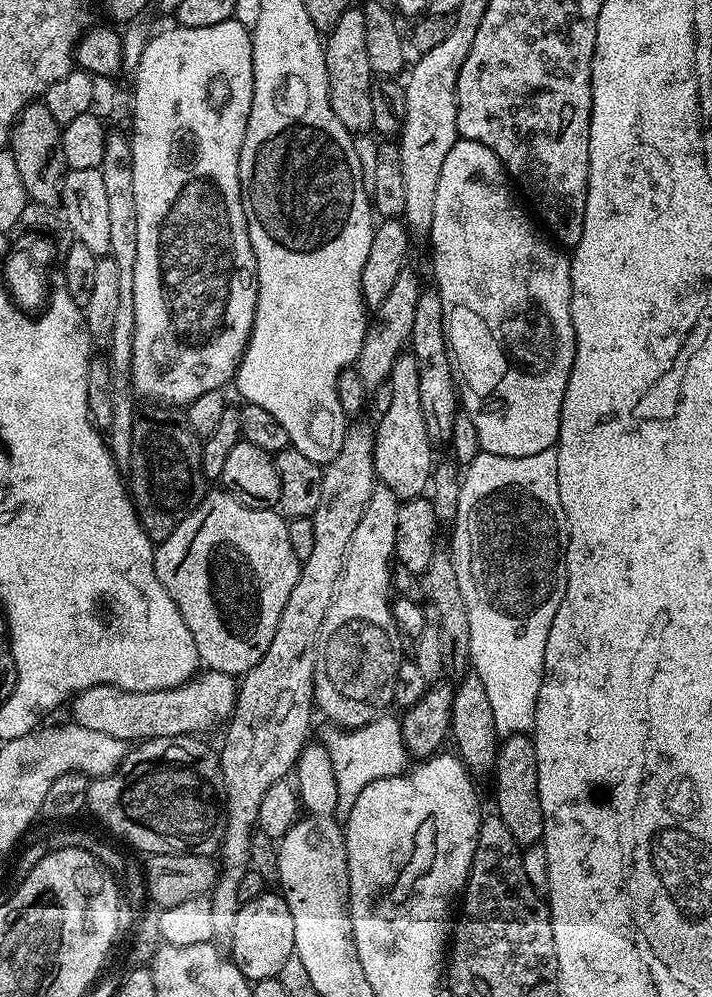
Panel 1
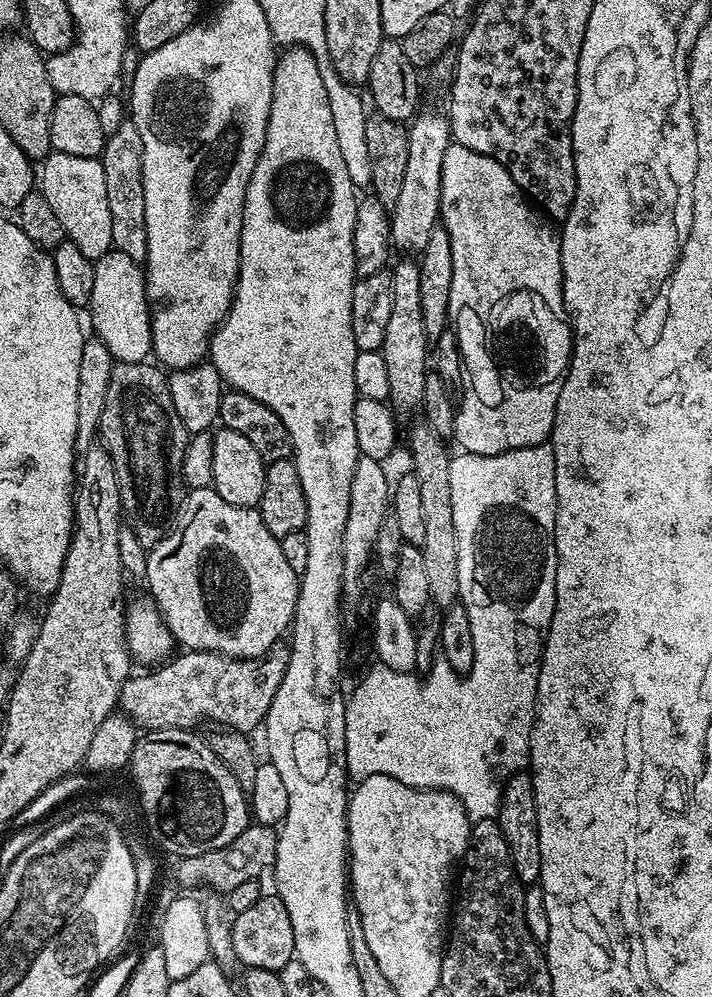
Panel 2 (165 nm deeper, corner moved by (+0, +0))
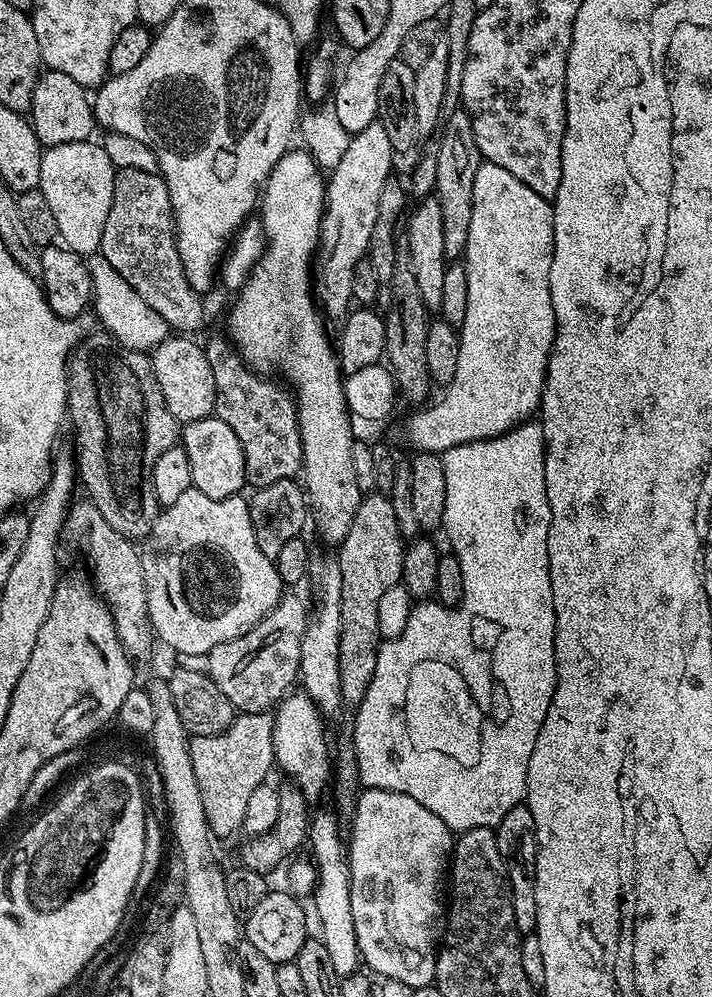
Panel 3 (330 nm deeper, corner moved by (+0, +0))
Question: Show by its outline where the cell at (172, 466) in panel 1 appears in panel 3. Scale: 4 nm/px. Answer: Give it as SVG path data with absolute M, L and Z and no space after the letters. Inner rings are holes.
M96 330L85 336L75 348L72 349L72 355L68 358L68 410L67 419L72 420L72 428L76 431L76 448L74 447L75 462L78 469L78 480L88 491L87 499L102 514L102 518L106 518L106 522L114 530L118 530L118 534L122 534L122 538L133 542L143 541L152 533L152 527L157 516L162 511L162 506L158 502L154 494L154 482L152 481L152 471L154 470L154 462L158 462L158 458L162 458L162 454L166 454L166 450L177 447L178 444L178 421L174 418L174 414L170 414L170 410L166 410L166 402L162 398L162 390L158 386L158 382L152 373L152 361L143 352L135 352L132 349L121 348L118 341L112 335L104 330Z

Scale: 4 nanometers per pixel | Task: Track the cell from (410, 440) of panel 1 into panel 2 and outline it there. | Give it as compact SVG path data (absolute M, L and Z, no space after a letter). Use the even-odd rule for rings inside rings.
M400 258L395 264L396 261L390 268L394 310L390 310L382 353L390 380L388 400L391 407L403 417L402 415L410 415L415 408L417 411L422 405L422 390L426 390L426 378L430 368L430 341L426 326L422 326L422 301L418 286L419 263L412 258Z

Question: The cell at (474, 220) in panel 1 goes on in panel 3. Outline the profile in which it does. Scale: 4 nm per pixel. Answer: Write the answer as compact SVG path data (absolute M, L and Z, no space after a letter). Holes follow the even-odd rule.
M482 162L482 163L480 163L480 165L479 165L479 166L478 166L478 174L474 174L474 190L473 190L473 191L472 191L472 209L471 209L471 210L470 210L470 234L469 234L469 235L468 235L468 237L467 237L467 238L466 238L466 246L465 246L465 247L464 247L464 254L463 254L463 257L462 257L462 263L463 263L463 266L464 266L464 269L465 269L465 270L466 270L466 318L465 318L465 319L464 319L464 320L463 320L463 321L462 321L462 323L461 323L461 324L460 324L460 325L459 325L459 326L458 326L458 331L459 331L459 333L460 333L460 349L459 349L459 350L458 350L458 370L454 370L454 378L453 378L453 379L452 379L452 381L451 381L451 382L450 382L450 383L449 383L449 384L448 384L448 385L446 385L446 387L445 387L445 388L444 388L444 389L443 389L443 392L444 392L444 397L442 397L442 398L441 398L441 400L440 400L440 401L438 401L438 402L437 402L437 404L436 404L436 405L434 405L434 406L433 406L433 408L428 408L428 407L425 407L425 408L424 408L424 409L423 409L423 410L420 410L420 411L424 411L424 410L425 410L425 412L420 412L420 413L418 413L418 414L417 414L417 416L412 416L412 417L410 417L410 418L409 418L409 420L408 420L408 421L406 421L406 422L405 422L405 424L404 424L404 436L405 436L405 438L406 438L406 439L408 439L408 444L409 444L409 446L410 446L410 447L412 447L412 450L415 450L415 451L416 451L416 452L435 452L435 453L437 453L437 454L443 454L443 453L444 453L444 452L445 452L445 451L446 451L446 450L450 450L450 449L451 449L451 448L453 448L453 447L454 447L454 446L462 446L462 445L463 445L463 444L469 444L469 443L470 443L470 442L478 442L478 441L479 441L479 440L489 440L489 439L490 439L490 438L494 438L494 437L495 437L495 436L501 436L501 434L503 434L503 432L509 432L509 431L510 431L510 430L511 430L511 429L512 429L512 428L515 428L515 427L516 427L516 425L518 425L518 424L522 424L522 423L525 423L525 422L528 422L528 421L531 421L531 420L532 420L532 419L533 419L533 417L535 417L535 416L536 416L536 415L537 415L537 412L538 412L538 409L539 409L539 406L540 406L540 396L541 396L541 394L543 394L543 393L544 393L544 379L545 379L545 378L546 378L546 370L547 370L547 369L548 369L548 355L550 355L550 354L551 354L551 353L552 353L552 339L554 339L554 338L555 338L555 337L556 337L556 319L555 319L555 318L554 318L554 306L553 306L553 305L552 305L552 303L551 303L551 302L550 302L550 262L551 262L551 261L552 261L552 255L553 255L553 254L554 254L554 218L553 218L553 217L552 217L552 206L551 206L551 203L549 203L549 201L547 201L547 200L543 200L543 199L542 199L542 197L541 197L541 196L539 196L539 195L538 195L538 194L534 194L534 190L530 190L530 186L526 186L526 182L518 182L518 178L514 178L514 174L510 174L510 170L506 170L506 169L505 169L505 168L503 168L503 167L502 167L502 166L494 166L494 165L493 165L493 164L490 164L490 163L487 163L487 162Z

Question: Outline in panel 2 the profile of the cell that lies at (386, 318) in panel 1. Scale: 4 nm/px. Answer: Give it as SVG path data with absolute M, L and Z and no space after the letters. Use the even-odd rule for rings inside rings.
M417 111L407 125L410 154L406 157L406 174L398 202L391 205L392 246L400 254L419 254L424 251L430 233L440 224L442 202L442 158L453 143L452 127L443 111ZM413 252L413 253L412 253Z

